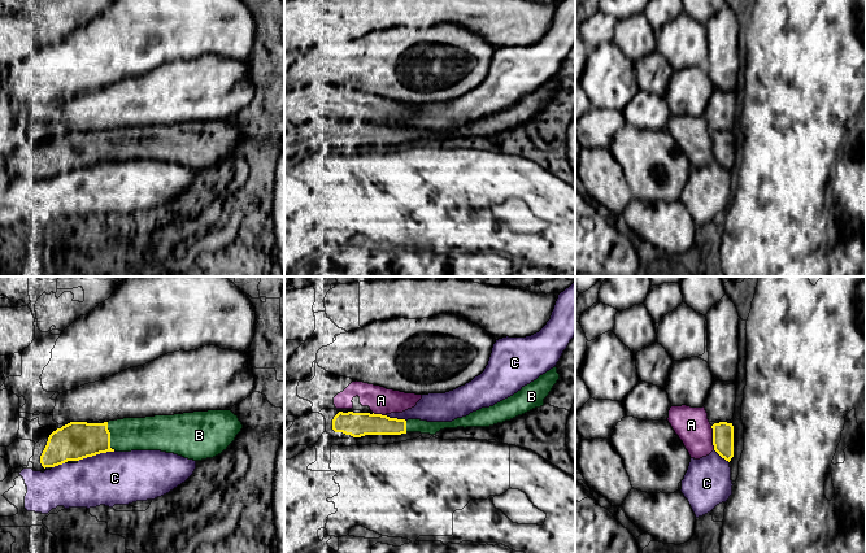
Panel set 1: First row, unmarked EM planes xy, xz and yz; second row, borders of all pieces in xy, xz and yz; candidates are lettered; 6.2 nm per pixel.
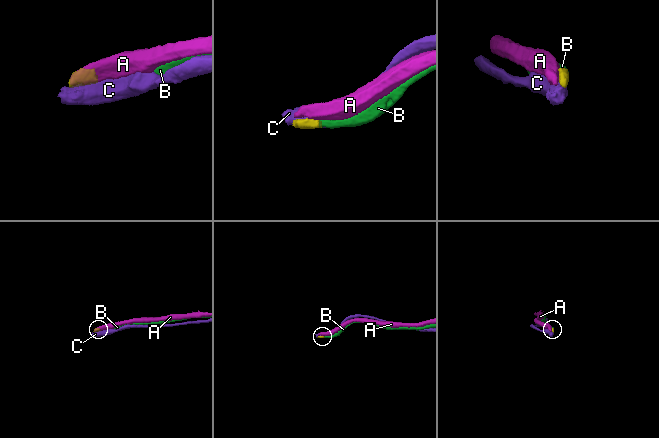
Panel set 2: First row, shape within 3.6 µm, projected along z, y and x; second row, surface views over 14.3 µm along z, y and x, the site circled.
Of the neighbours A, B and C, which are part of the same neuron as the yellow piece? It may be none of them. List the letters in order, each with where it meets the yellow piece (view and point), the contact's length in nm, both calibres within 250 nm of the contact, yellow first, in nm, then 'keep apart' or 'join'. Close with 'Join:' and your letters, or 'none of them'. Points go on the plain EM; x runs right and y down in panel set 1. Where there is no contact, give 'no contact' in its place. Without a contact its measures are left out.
A: contact yz (713, 147); length 150 nm; calibres 130 and 220 nm; keep apart
B: contact xy (109, 146); length 180 nm; calibres 240 and 200 nm; join
C: contact xy (96, 162); length 240 nm; calibres 240 and 340 nm; keep apart
Join: B

